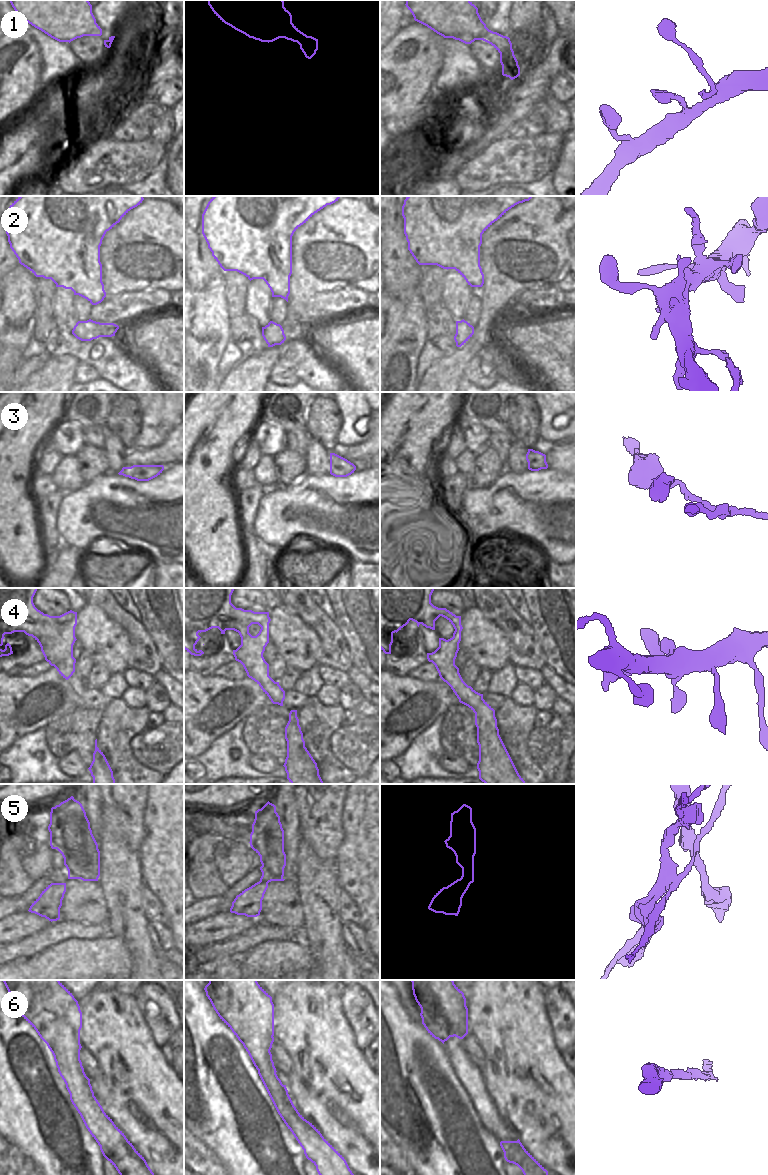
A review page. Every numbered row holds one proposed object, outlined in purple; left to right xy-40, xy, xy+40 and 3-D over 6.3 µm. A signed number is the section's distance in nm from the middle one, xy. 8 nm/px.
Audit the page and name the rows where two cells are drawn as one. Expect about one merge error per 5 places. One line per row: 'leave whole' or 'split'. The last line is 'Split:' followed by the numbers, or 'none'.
1: leave whole
2: leave whole
3: leave whole
4: leave whole
5: split
6: leave whole
Split: 5

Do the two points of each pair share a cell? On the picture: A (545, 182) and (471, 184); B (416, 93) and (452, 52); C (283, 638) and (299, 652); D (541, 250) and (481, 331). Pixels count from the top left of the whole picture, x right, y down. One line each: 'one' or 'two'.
A: two
B: two
C: one
D: one

